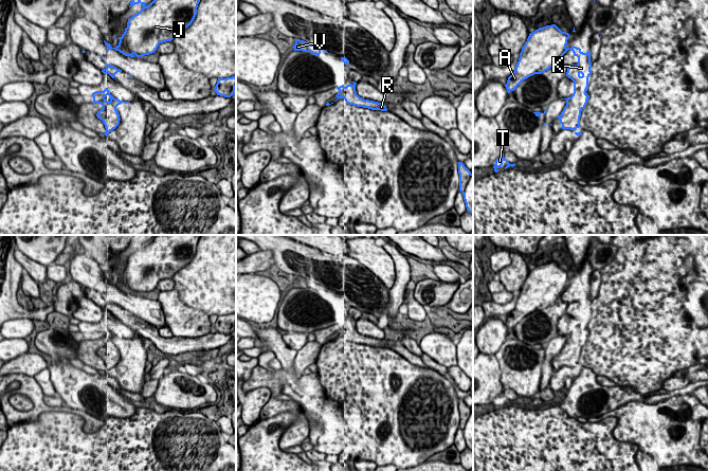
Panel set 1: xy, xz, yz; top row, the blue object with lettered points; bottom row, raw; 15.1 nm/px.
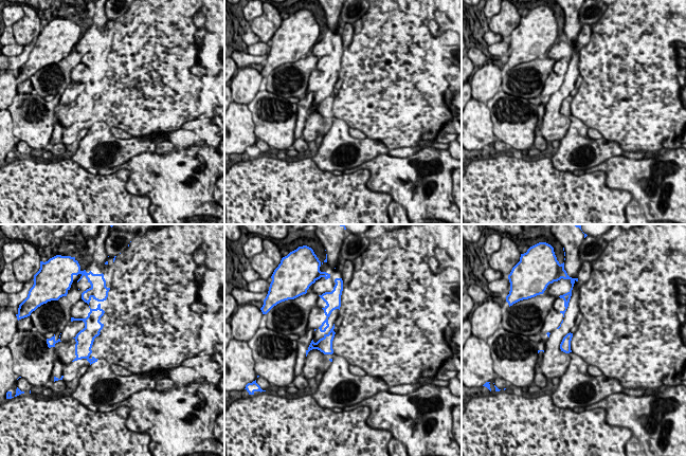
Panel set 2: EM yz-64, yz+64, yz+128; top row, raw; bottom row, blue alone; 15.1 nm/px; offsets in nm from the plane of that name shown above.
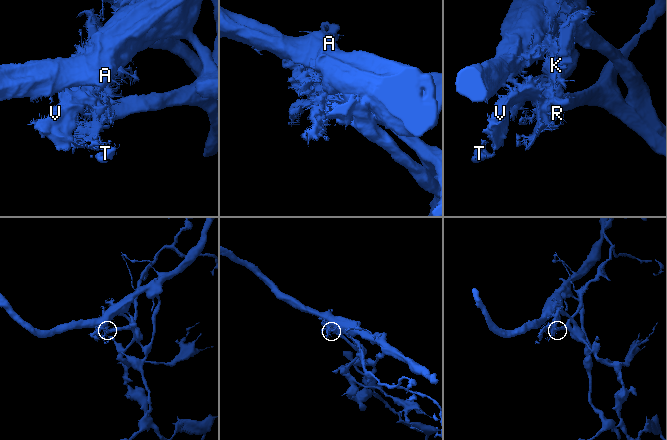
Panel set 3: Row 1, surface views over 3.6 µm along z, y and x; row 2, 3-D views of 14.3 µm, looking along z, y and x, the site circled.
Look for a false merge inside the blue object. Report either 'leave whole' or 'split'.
split

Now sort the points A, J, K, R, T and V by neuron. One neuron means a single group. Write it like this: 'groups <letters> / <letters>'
groups A J K T V / R

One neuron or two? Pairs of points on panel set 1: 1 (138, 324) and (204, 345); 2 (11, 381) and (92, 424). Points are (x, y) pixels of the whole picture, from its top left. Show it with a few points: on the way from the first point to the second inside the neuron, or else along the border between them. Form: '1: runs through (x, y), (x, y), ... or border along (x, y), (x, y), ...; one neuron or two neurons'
1: runs through (155, 337), (163, 344), (187, 344); one neuron
2: runs through (31, 393), (47, 409), (73, 411); one neuron

